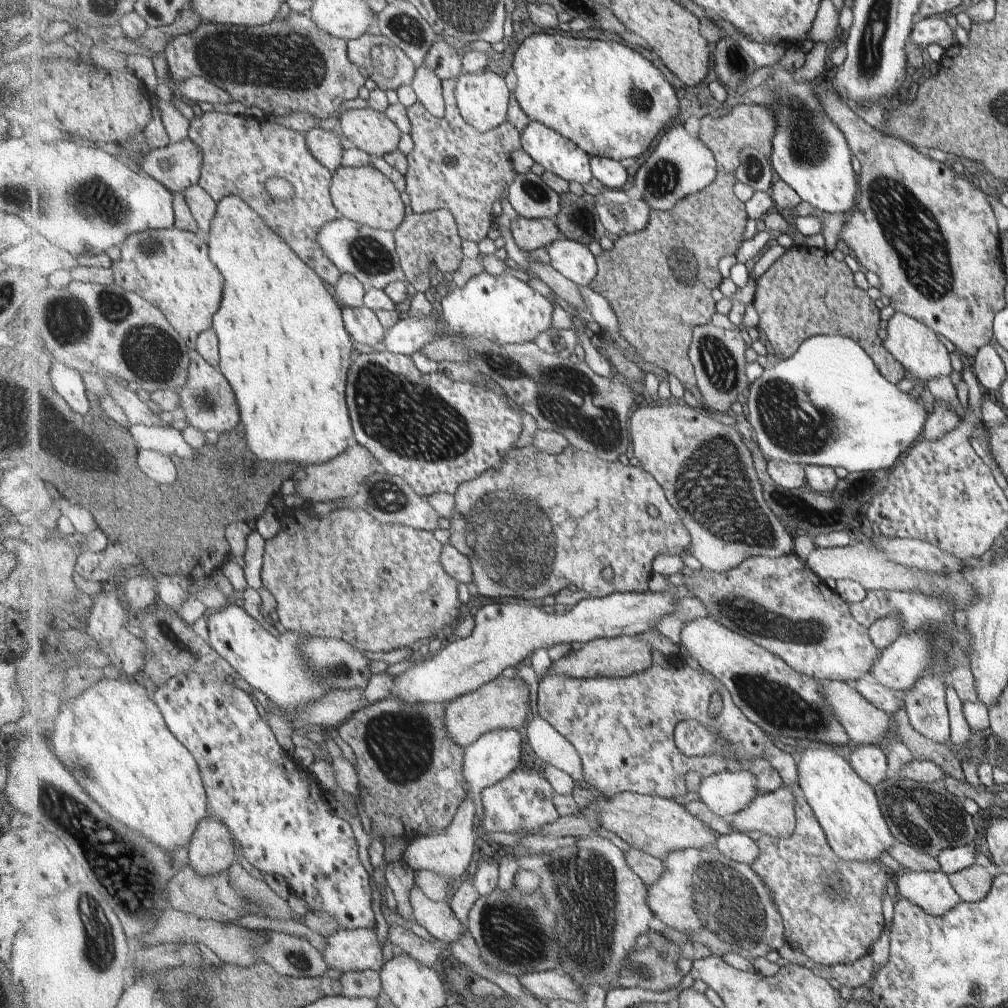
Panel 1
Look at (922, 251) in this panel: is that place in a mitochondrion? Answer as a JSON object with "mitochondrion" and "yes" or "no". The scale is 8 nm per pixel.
{"mitochondrion":"yes"}

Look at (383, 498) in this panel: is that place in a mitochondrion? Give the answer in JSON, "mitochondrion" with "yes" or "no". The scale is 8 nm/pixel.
{"mitochondrion":"yes"}

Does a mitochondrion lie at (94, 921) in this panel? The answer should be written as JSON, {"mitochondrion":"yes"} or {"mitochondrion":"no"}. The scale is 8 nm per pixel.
{"mitochondrion":"yes"}

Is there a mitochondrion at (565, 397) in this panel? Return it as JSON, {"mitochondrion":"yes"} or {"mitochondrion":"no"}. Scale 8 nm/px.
{"mitochondrion":"yes"}

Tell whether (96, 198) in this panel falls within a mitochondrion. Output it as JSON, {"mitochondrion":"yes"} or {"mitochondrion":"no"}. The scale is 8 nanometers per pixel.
{"mitochondrion":"yes"}

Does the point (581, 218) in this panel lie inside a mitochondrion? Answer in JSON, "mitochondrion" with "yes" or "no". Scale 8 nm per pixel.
{"mitochondrion":"yes"}

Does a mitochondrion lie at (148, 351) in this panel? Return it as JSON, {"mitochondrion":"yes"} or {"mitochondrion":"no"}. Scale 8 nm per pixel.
{"mitochondrion":"yes"}

